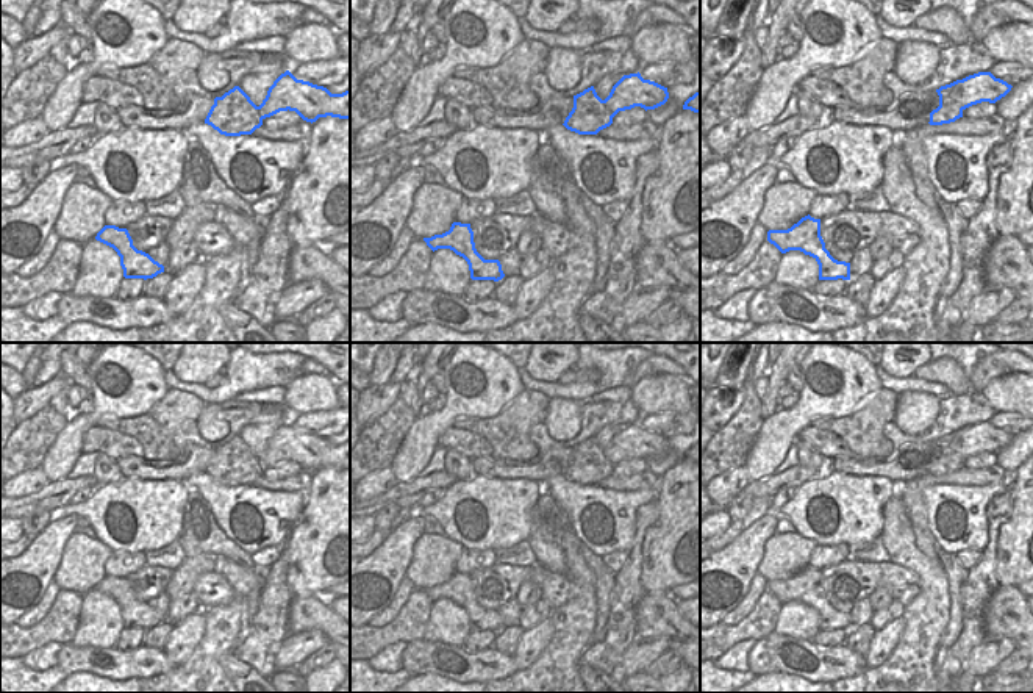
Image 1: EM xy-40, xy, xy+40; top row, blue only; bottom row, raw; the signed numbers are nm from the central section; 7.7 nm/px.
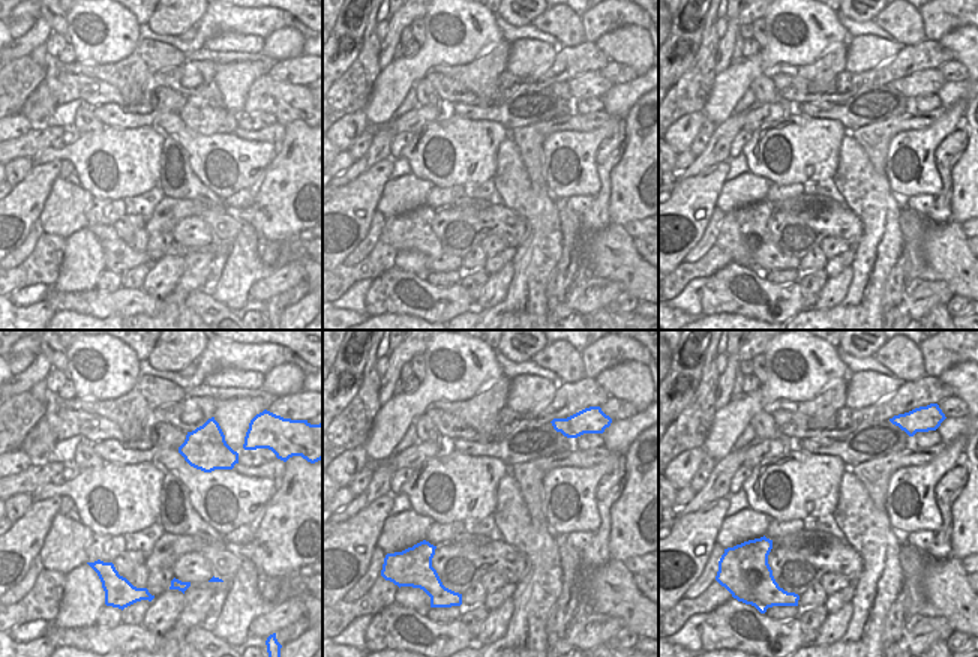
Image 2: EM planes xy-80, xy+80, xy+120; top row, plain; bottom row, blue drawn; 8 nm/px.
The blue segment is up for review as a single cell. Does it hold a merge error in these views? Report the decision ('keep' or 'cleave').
cleave

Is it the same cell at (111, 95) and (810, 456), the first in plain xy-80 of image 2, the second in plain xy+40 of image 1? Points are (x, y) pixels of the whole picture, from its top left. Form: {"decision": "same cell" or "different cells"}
{"decision": "different cells"}

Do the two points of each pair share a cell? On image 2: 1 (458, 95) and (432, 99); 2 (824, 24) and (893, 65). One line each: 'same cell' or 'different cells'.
1: different cells
2: different cells

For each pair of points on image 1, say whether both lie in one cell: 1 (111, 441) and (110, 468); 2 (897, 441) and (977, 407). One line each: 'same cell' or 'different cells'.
1: different cells
2: same cell

